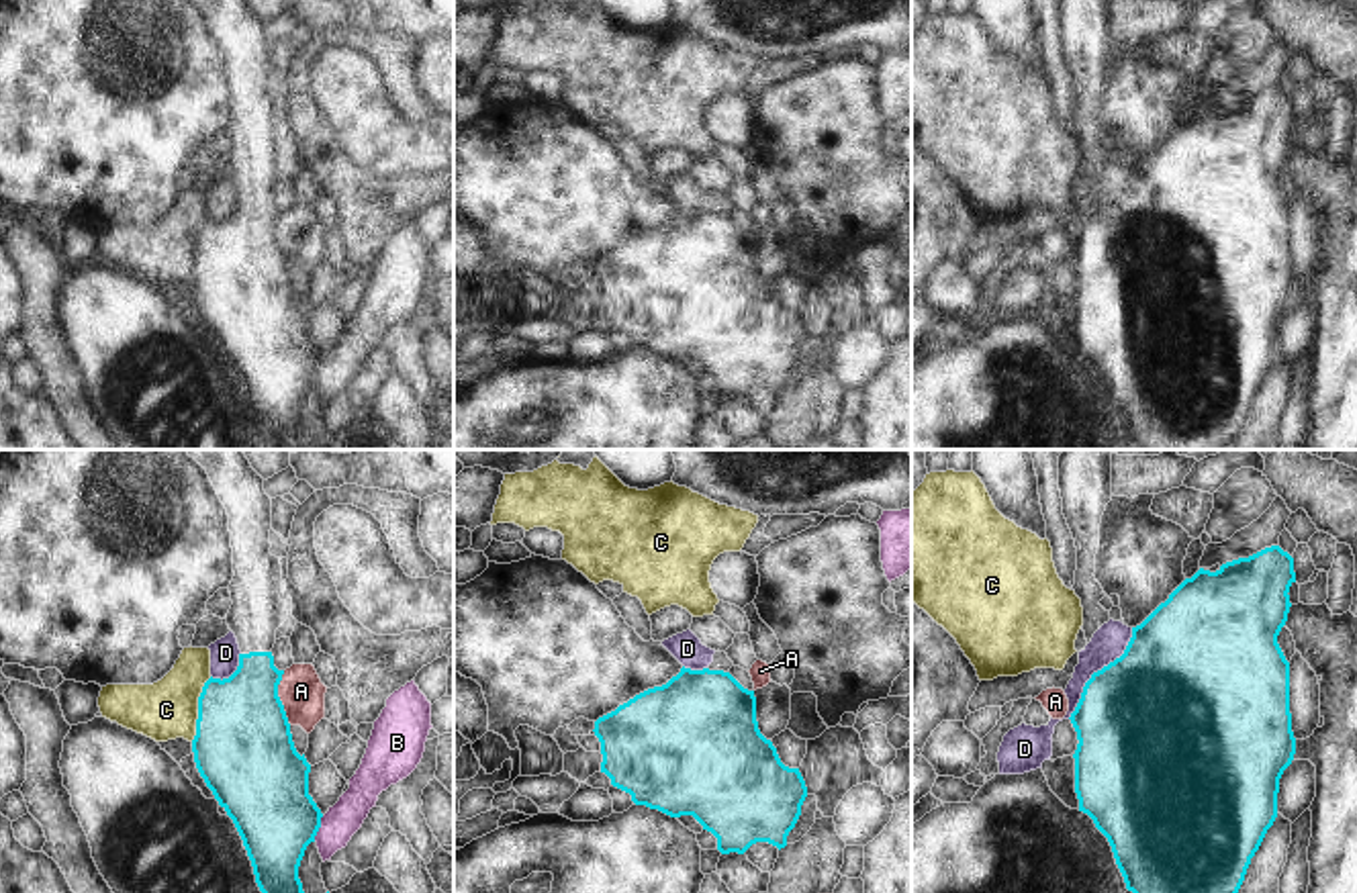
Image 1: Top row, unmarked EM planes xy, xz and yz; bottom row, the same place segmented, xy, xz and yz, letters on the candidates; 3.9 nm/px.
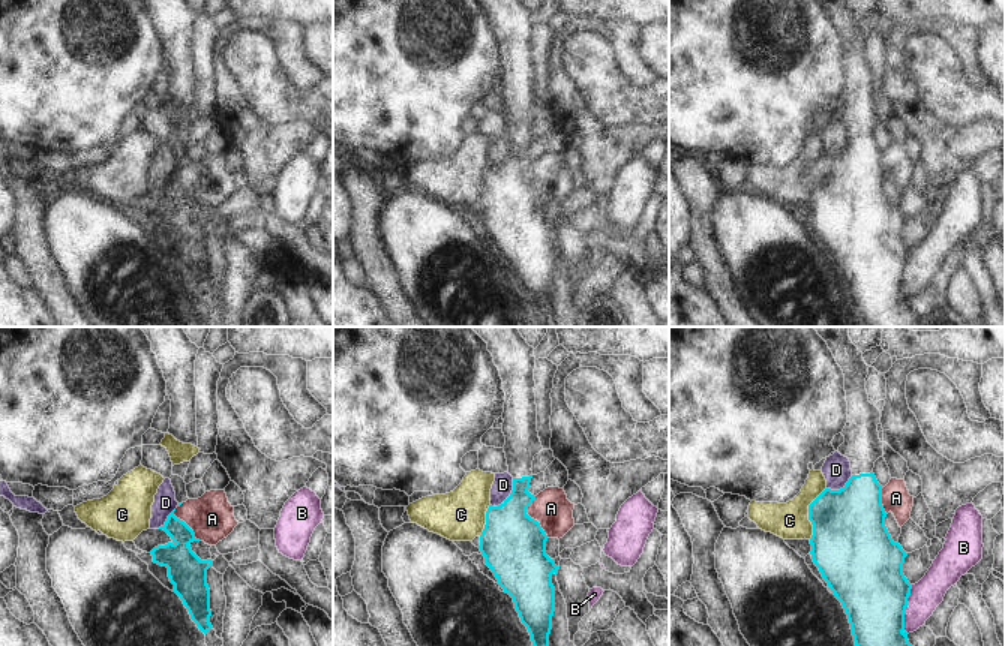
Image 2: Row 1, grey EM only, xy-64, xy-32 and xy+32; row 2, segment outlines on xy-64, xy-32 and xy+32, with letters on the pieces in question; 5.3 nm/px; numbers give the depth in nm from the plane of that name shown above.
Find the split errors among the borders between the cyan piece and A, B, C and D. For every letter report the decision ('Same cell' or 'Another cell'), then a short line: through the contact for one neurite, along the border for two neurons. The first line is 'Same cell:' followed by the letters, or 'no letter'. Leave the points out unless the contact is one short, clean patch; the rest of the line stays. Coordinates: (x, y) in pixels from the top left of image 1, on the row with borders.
Same cell: no letter
A: Another cell. Line: xy (283, 671), (278, 699), (291, 724)
B: Another cell
C: Another cell
D: Another cell. Line: yz (1133, 628), (1127, 648), (1092, 675), (1067, 718).

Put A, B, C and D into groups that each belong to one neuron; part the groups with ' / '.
A / B / C / D

